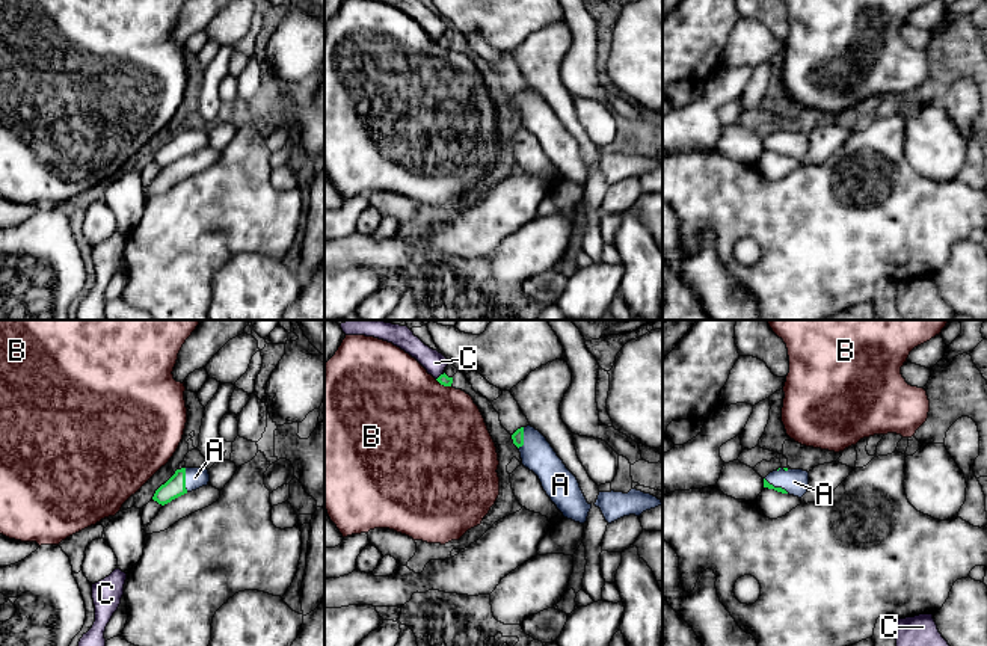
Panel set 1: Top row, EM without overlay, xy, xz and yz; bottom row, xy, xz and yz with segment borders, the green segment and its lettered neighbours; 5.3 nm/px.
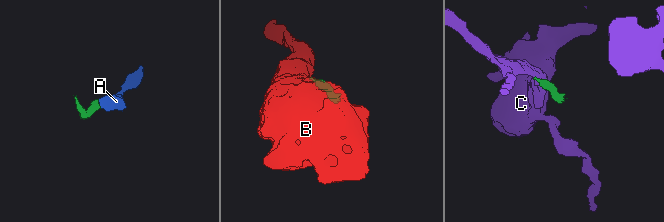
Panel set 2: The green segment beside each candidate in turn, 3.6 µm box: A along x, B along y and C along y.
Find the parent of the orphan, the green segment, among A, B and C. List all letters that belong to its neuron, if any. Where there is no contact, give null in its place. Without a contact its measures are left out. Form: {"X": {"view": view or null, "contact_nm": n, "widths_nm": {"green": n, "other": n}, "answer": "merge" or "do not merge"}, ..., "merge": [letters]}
{"A": {"view": "xy", "contact_nm": 130, "widths_nm": {"green": 110, "other": 110}, "answer": "merge"}, "B": {"view": "xz", "contact_nm": 100, "widths_nm": {"green": 60, "other": 480}, "answer": "do not merge"}, "C": {"view": "xz", "contact_nm": 60, "widths_nm": {"green": 60, "other": 120}, "answer": "do not merge"}, "merge": ["A"]}

